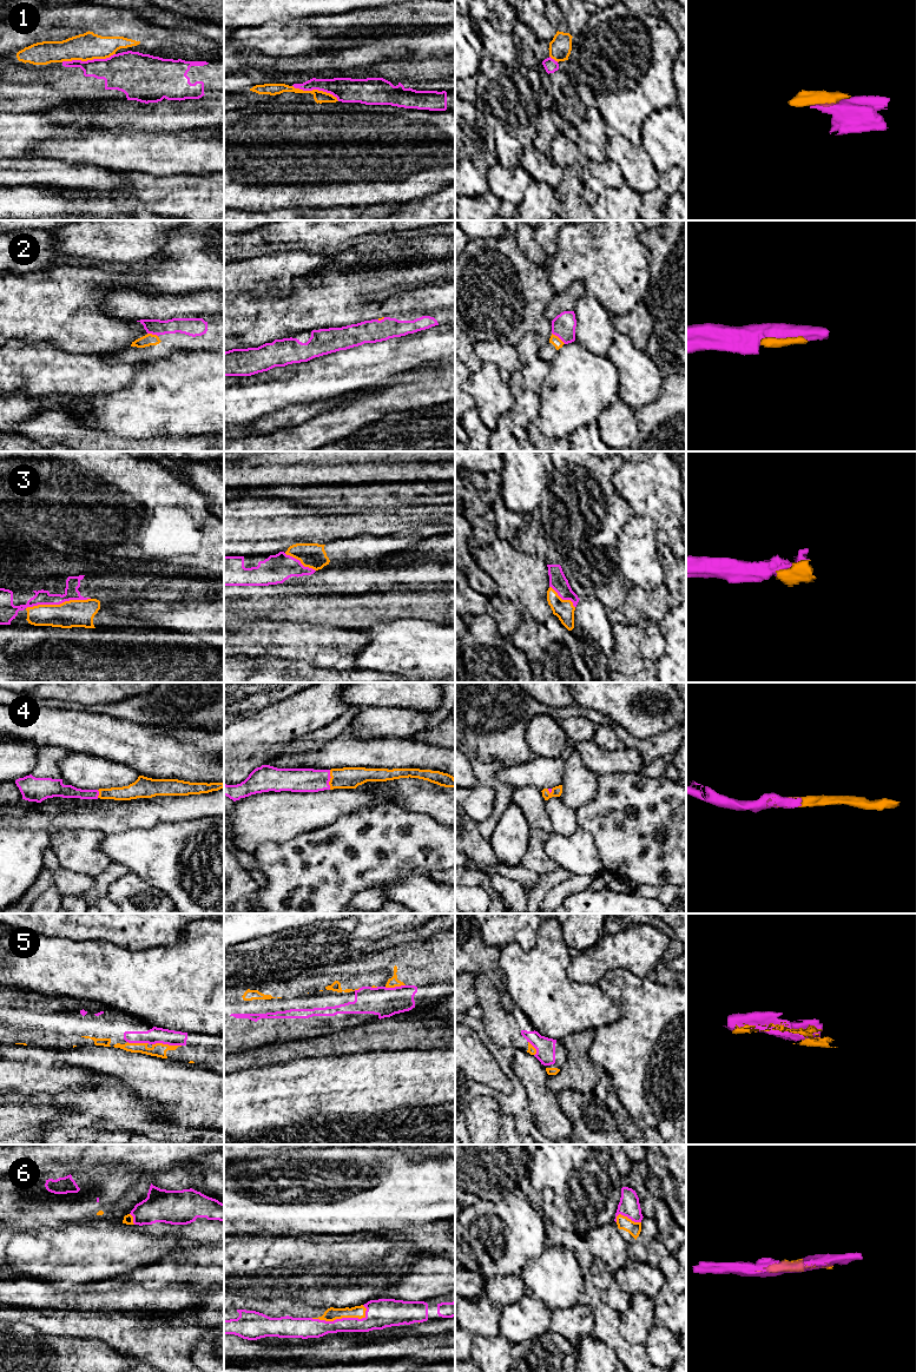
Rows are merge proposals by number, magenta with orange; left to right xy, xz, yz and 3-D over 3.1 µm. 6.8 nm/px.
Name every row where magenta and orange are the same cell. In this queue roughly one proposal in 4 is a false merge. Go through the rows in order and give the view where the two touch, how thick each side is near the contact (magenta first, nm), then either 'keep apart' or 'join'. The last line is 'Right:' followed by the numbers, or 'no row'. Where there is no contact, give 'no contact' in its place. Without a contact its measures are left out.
1: contact in xy; calibres 240 and 190 nm; keep apart
2: contact in yz; calibres 160 and 70 nm; join
3: contact in xy; calibres 100 and 190 nm; join
4: contact in xz; calibres 160 and 140 nm; join
5: contact in xy; calibres 110 and 90 nm; join
6: contact in xz; calibres 190 and 90 nm; join
Right: 2, 3, 4, 5, 6

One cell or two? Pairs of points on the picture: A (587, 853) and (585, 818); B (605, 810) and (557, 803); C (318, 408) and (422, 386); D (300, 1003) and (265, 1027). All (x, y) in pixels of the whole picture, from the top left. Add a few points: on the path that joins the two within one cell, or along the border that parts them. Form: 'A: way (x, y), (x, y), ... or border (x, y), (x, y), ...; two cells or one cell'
A: border (579, 825), (592, 835), (599, 853); two cells
B: border (575, 811), (579, 825); two cells
C: border (377, 390), (363, 390), (351, 401), (325, 411); two cells
D: way (291, 1011), (281, 1011), (274, 1018); one cell

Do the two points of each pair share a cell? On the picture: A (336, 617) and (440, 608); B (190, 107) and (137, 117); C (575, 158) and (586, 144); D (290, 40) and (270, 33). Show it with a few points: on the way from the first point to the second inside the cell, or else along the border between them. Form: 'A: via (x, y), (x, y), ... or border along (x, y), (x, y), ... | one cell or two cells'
A: via (362, 611), (382, 607), (414, 607) | one cell
B: via (177, 118), (150, 119) | one cell
C: border along (575, 143), (584, 156) | two cells
D: via (285, 40), (277, 40), (275, 38) | one cell

